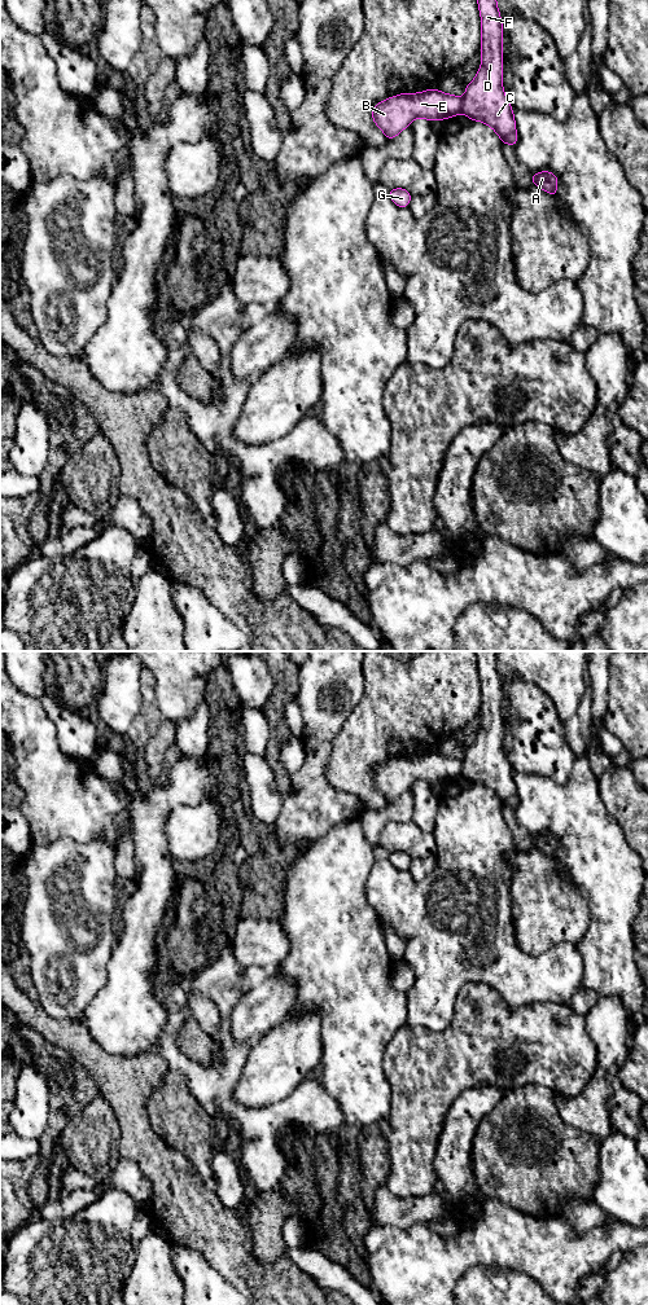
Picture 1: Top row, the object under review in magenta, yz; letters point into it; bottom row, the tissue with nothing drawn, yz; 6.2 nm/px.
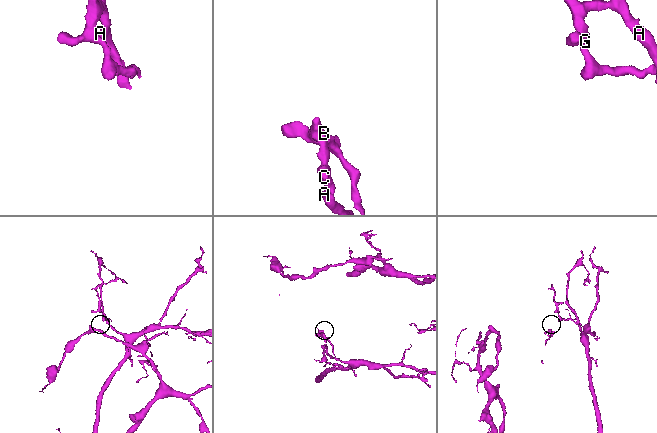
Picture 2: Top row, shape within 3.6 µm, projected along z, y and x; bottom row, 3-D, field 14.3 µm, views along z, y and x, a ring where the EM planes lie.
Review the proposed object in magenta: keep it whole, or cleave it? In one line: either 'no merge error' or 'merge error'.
merge error

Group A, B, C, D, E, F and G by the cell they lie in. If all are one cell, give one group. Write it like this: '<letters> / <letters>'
A C D F / B E G

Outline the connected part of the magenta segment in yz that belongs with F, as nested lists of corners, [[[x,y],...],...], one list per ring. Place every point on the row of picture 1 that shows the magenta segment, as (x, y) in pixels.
[[[477,0],[481,13],[481,67],[473,82],[467,83],[461,98],[461,113],[469,119],[489,124],[500,137],[503,144],[512,148],[517,144],[516,122],[512,106],[503,92],[503,22],[496,0]]]

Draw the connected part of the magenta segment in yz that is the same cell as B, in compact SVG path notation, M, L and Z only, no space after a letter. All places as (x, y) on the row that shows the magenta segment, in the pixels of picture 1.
M430 88L420 93L393 96L372 107L372 119L386 135L388 142L415 118L443 120L461 113L461 98Z

